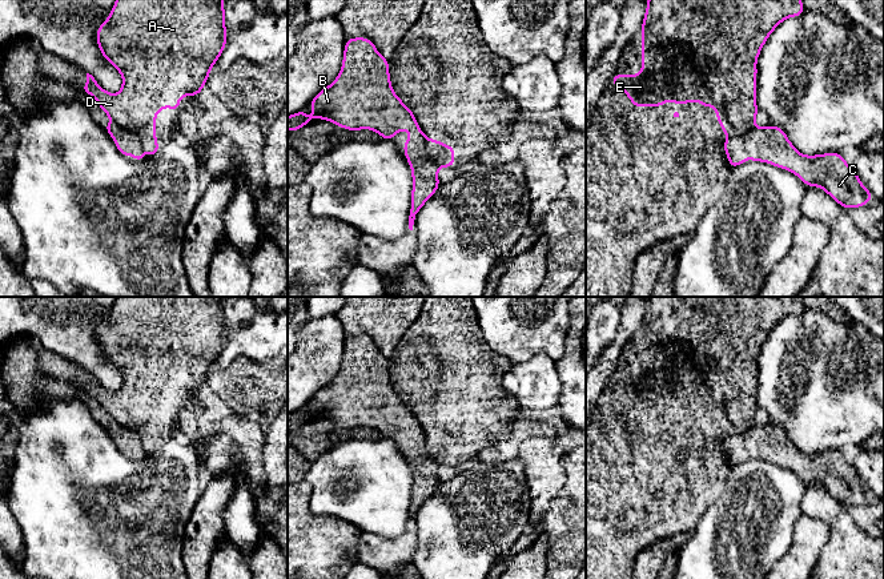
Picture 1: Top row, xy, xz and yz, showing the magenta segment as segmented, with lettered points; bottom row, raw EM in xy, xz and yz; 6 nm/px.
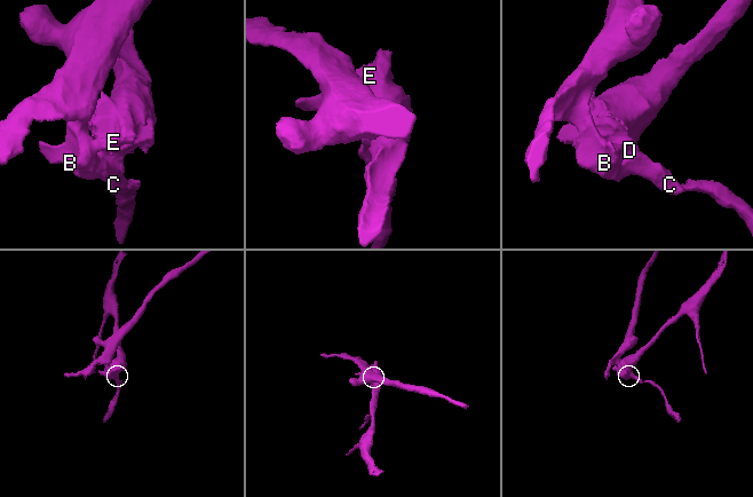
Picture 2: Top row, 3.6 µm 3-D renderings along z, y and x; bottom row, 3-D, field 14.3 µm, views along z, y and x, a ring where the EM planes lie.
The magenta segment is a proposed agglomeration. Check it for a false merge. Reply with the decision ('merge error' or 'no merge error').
merge error

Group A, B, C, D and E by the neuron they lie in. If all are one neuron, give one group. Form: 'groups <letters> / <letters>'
groups A D E / B C

